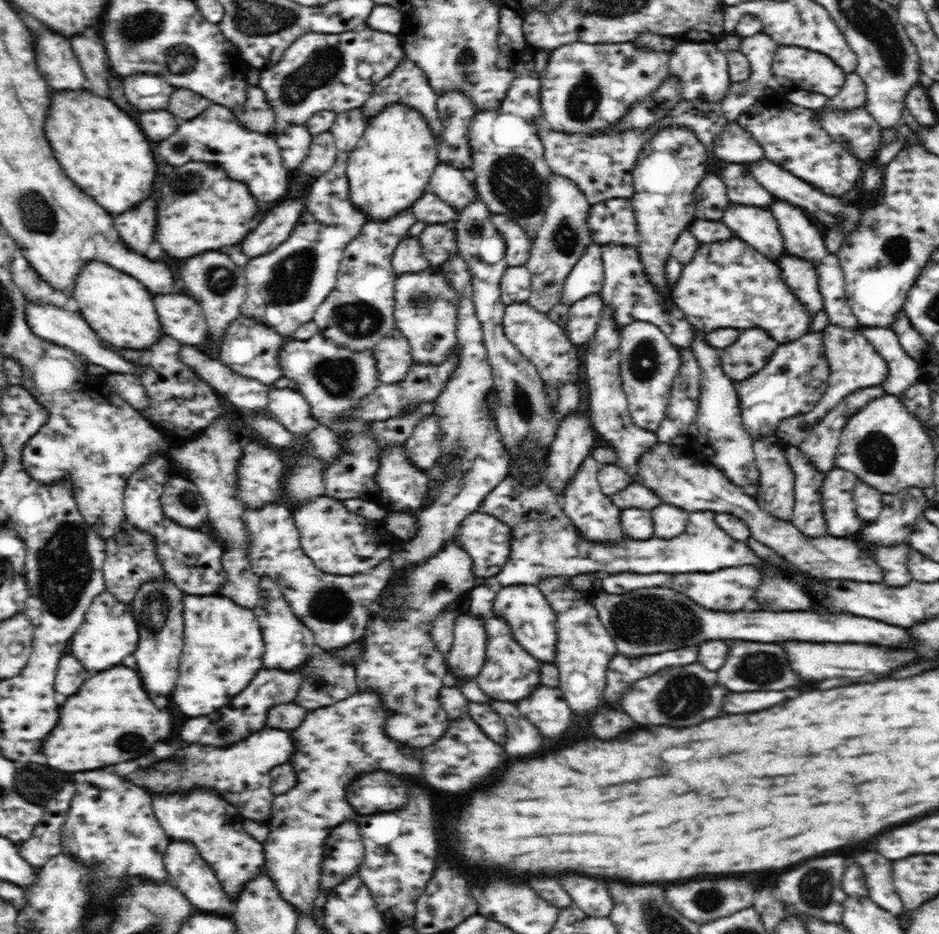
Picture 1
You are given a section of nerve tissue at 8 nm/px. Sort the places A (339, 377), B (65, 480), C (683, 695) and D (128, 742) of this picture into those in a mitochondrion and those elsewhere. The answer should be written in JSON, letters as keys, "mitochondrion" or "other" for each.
{"A":"mitochondrion","B":"other","C":"mitochondrion","D":"mitochondrion"}

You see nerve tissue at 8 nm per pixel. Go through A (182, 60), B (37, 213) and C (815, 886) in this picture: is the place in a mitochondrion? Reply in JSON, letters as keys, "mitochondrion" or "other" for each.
{"A":"mitochondrion","B":"mitochondrion","C":"mitochondrion"}

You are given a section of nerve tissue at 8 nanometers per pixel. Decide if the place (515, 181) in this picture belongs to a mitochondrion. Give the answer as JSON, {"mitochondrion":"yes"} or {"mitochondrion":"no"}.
{"mitochondrion":"yes"}

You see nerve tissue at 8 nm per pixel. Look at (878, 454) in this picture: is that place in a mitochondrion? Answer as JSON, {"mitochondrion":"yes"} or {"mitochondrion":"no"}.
{"mitochondrion":"yes"}

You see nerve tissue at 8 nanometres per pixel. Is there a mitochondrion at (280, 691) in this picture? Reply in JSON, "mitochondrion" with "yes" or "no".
{"mitochondrion":"yes"}

